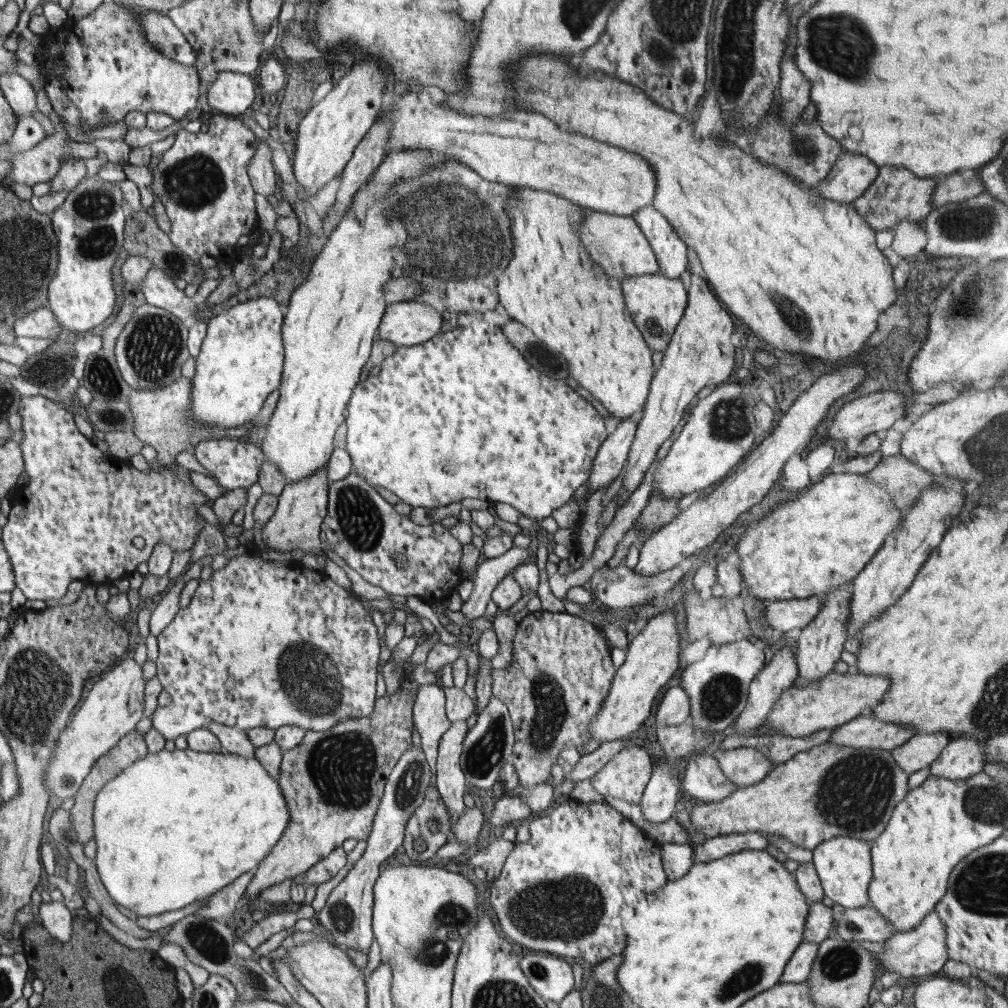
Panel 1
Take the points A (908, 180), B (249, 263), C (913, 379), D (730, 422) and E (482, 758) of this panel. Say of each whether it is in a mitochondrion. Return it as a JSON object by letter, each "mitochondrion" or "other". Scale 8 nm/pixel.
{"A":"other","B":"other","C":"other","D":"mitochondrion","E":"mitochondrion"}

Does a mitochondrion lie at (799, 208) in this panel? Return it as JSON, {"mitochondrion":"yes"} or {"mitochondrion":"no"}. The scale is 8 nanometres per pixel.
{"mitochondrion":"no"}

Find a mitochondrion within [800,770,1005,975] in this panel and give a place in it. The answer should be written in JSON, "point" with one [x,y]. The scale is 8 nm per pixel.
{"point":[851,929]}

